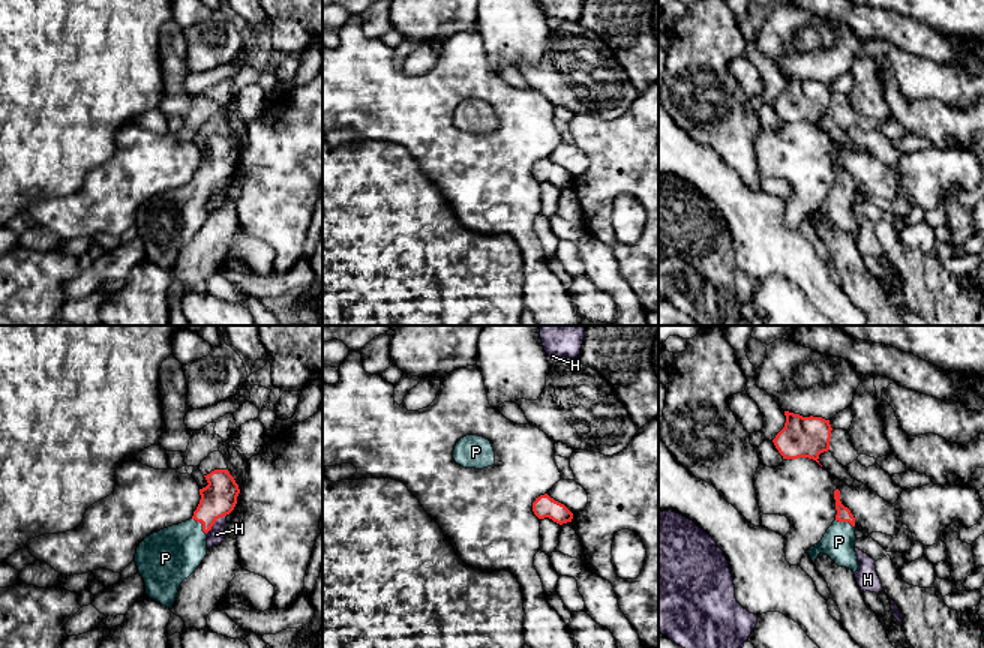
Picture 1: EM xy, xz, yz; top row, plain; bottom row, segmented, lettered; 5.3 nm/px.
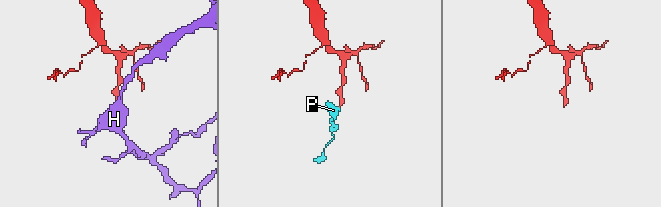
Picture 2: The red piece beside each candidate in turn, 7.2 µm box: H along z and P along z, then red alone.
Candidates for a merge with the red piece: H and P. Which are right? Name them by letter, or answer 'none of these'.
P

